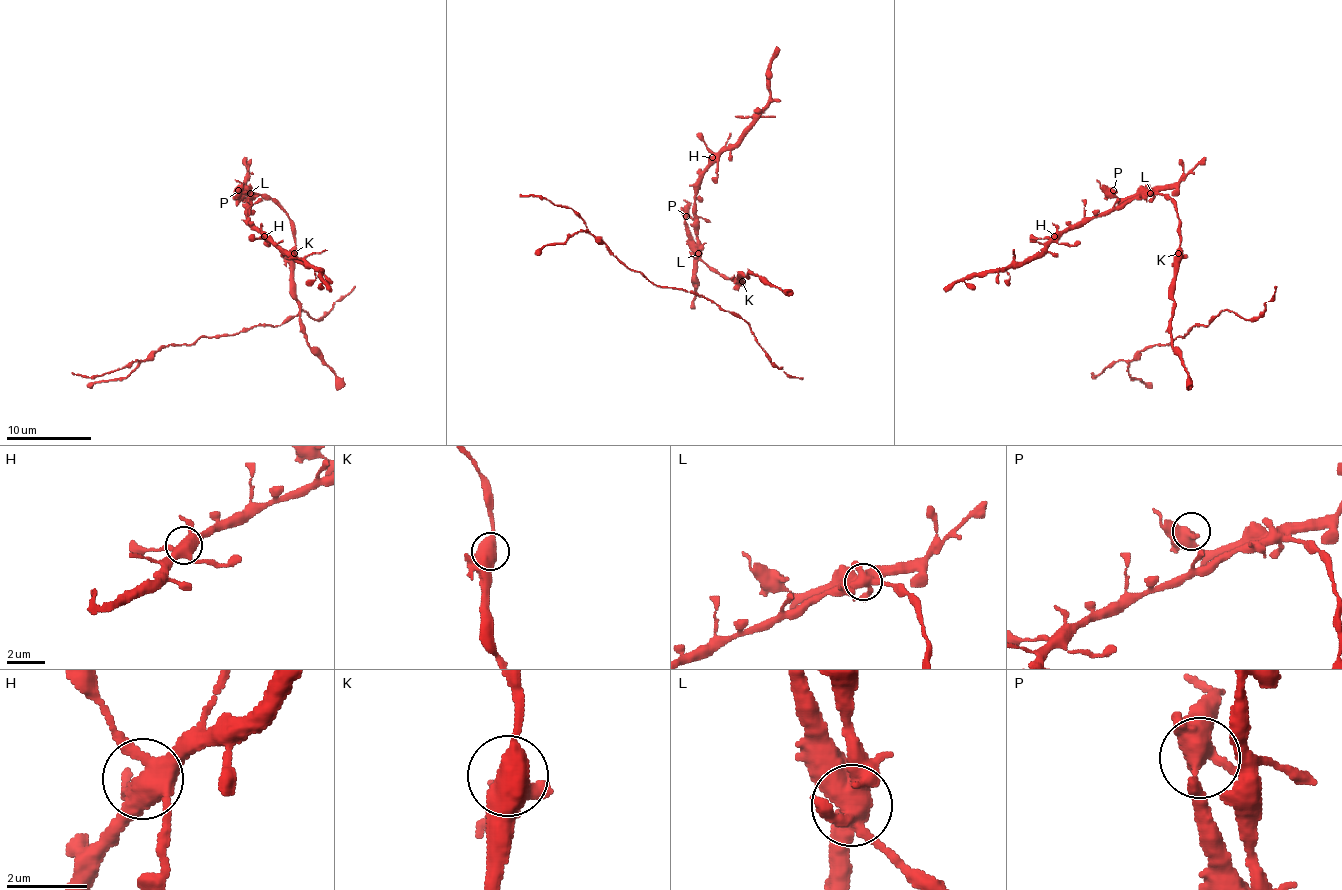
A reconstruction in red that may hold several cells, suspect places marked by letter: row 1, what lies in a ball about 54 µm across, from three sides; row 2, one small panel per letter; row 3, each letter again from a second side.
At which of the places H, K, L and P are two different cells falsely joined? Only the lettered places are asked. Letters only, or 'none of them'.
L

